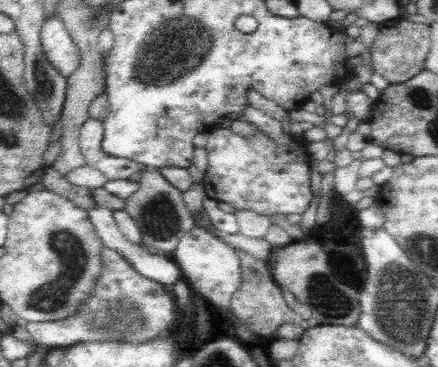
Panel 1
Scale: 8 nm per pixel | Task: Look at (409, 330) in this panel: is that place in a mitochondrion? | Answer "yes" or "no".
yes

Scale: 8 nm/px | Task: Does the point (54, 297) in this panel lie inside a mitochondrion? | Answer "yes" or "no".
yes

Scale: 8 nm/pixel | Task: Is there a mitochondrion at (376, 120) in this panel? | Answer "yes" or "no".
no

